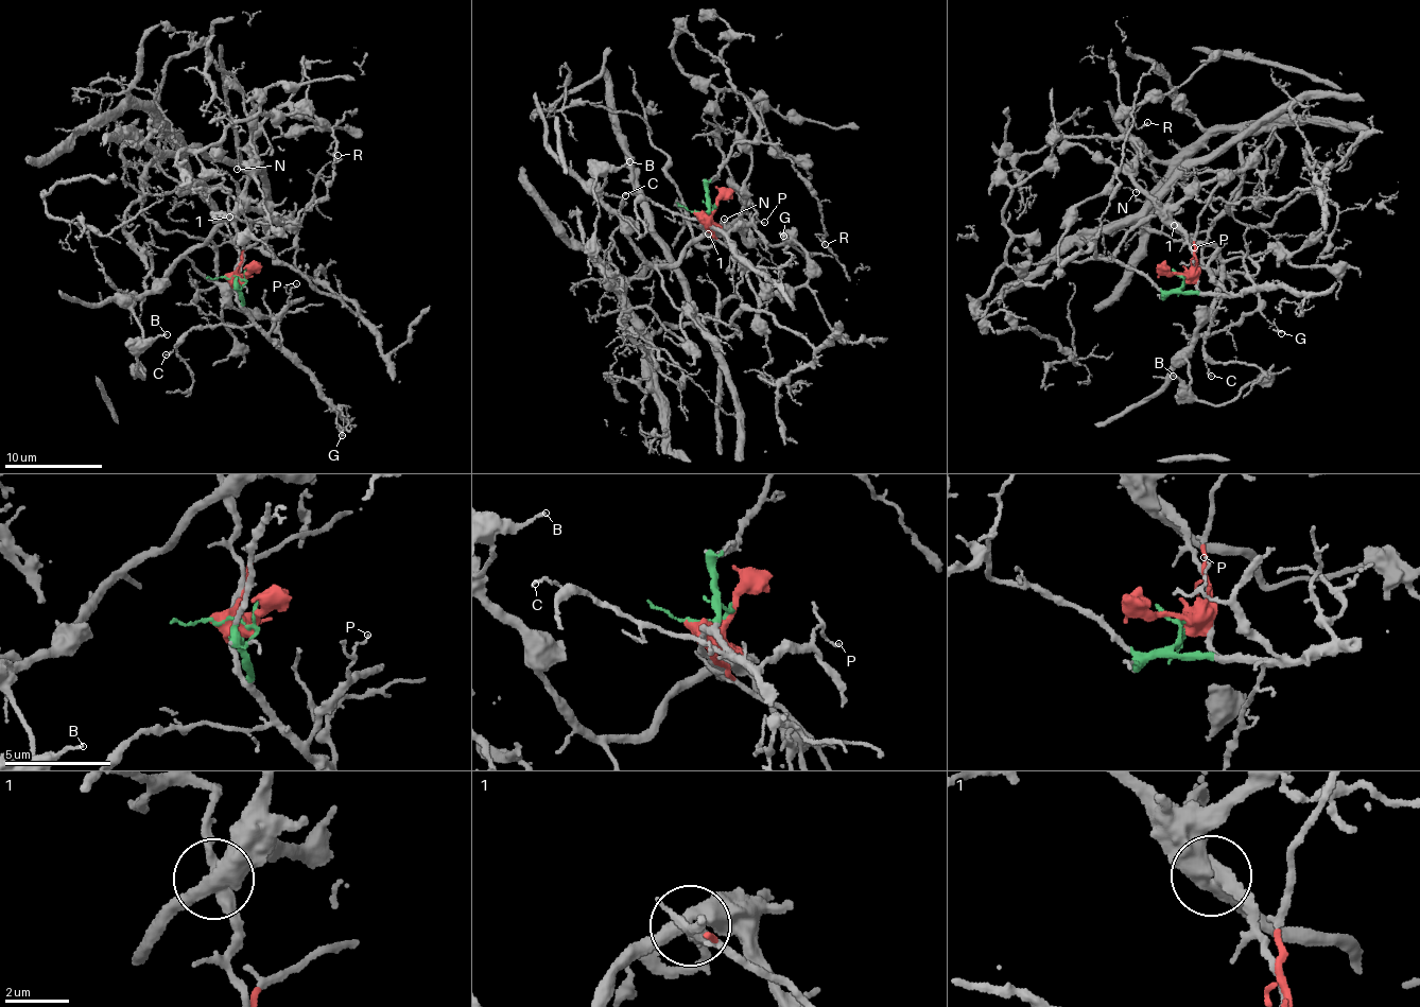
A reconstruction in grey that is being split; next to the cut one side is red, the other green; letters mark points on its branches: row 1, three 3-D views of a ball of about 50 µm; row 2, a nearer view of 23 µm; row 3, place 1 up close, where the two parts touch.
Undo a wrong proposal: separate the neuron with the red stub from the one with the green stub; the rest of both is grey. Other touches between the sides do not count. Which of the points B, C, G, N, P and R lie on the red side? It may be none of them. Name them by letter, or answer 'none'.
B, N

